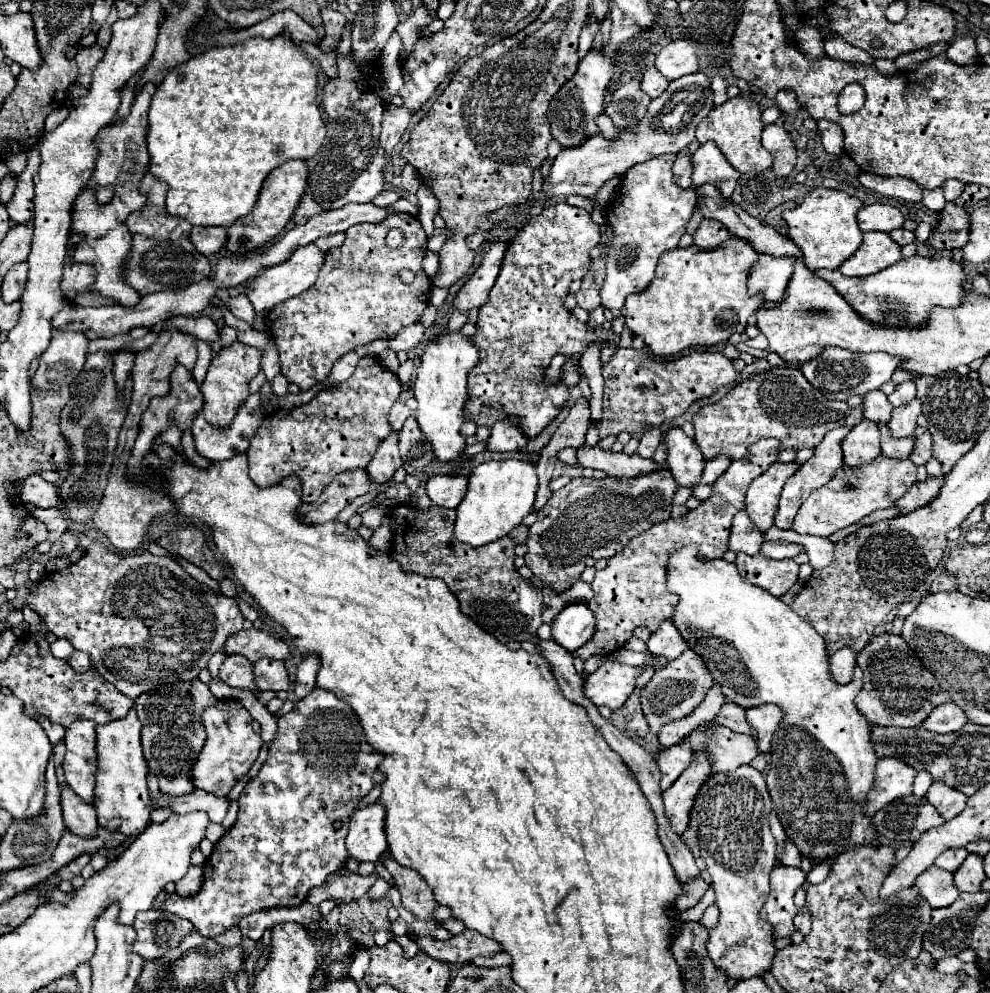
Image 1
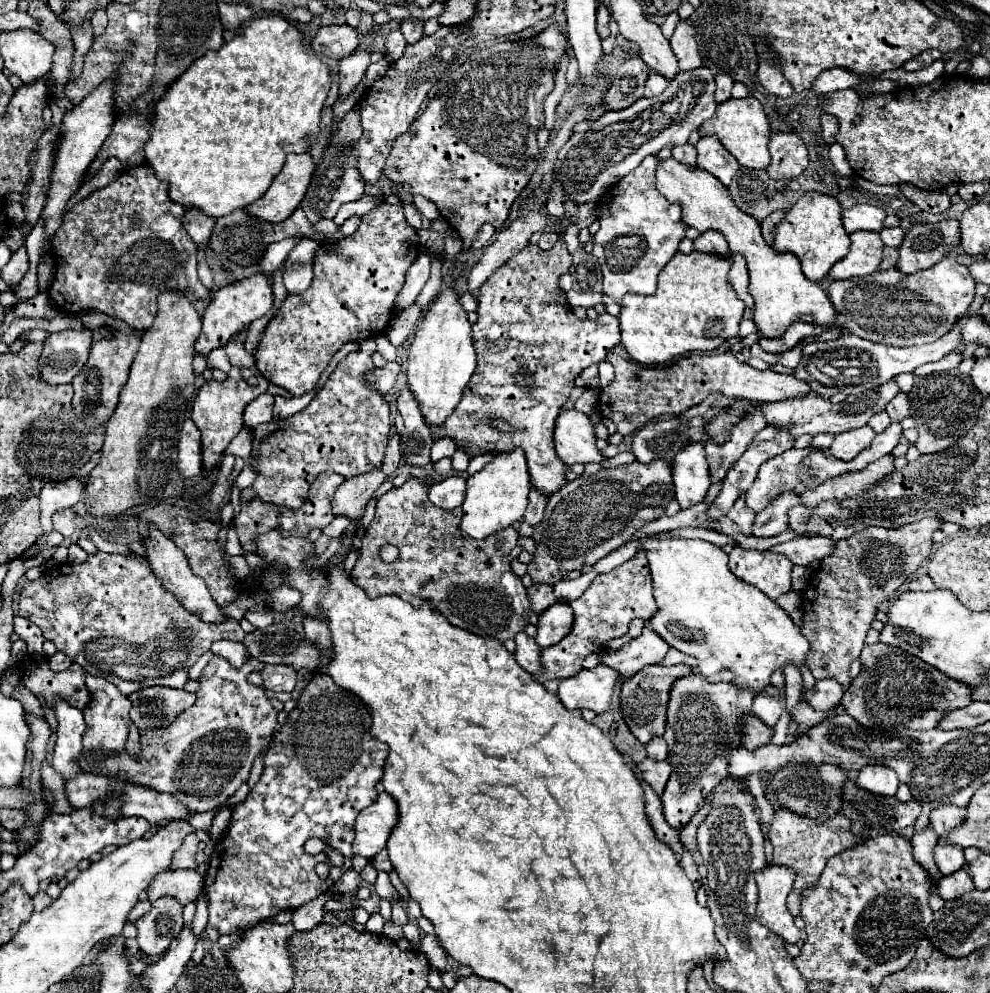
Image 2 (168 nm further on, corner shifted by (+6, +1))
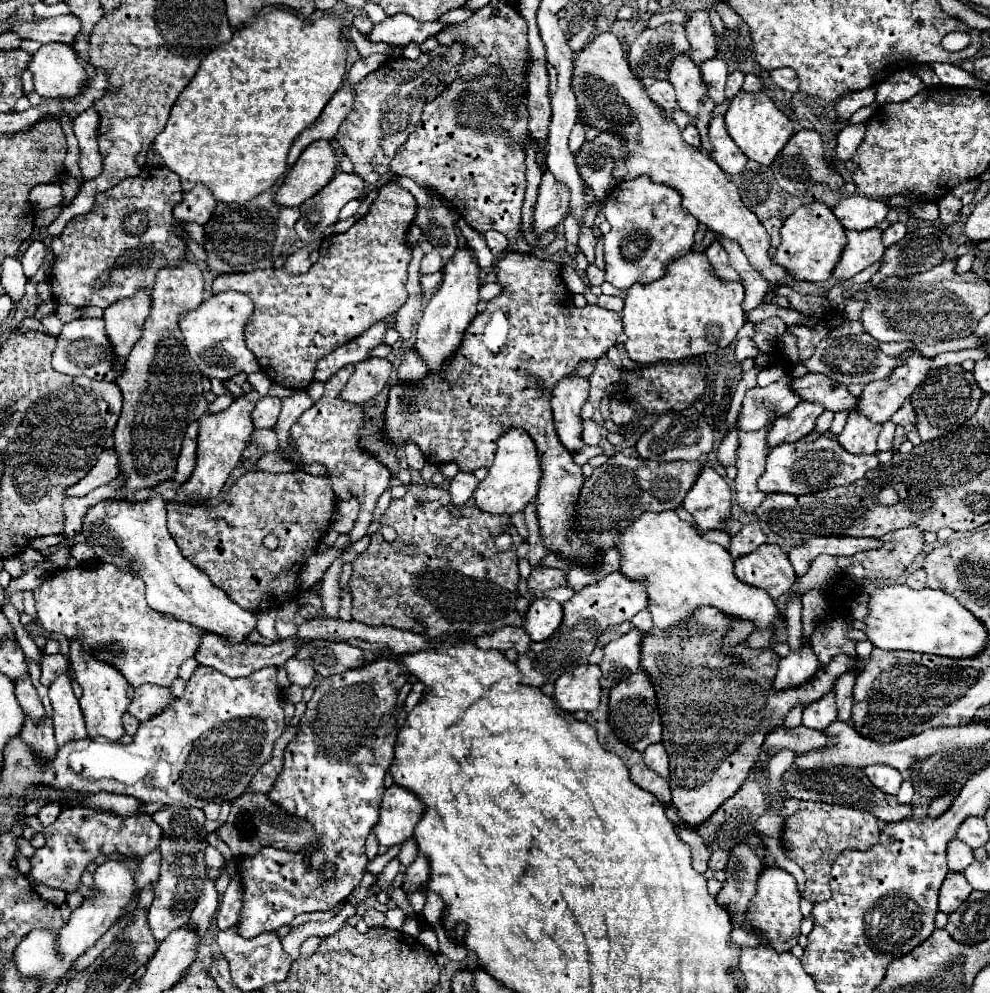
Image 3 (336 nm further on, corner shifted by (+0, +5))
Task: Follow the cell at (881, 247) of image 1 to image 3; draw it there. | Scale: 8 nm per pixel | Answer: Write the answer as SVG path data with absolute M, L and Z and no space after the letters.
M872 227L864 231L846 231L848 245L834 269L834 277L852 279L862 269L880 261L886 247L882 243L882 229Z

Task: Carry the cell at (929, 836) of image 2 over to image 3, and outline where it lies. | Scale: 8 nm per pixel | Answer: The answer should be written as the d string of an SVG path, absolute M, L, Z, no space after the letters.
M954 795L936 797L936 799L930 803L930 807L928 807L928 817L930 817L930 819L940 817L942 813L946 813L946 811L948 811L948 807L952 805L952 801L954 801Z

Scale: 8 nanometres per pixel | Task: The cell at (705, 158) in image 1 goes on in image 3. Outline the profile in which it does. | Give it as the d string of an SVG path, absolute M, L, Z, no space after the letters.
M724 117L712 119L712 123L708 127L708 137L710 137L710 143L712 143L710 157L724 169L724 173L728 173L728 175L740 173L744 169L748 157L730 139L730 135L724 127Z

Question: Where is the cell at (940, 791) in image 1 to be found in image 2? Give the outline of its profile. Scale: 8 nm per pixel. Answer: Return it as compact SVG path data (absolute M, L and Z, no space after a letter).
M942 805L930 813L930 825L940 837L946 837L952 829L966 821L966 809L956 805Z

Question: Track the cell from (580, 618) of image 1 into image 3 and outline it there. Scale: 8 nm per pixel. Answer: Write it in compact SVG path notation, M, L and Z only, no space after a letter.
M542 597L530 603L530 609L524 619L524 629L528 631L532 641L544 641L560 627L562 619L564 619L562 605L554 599Z

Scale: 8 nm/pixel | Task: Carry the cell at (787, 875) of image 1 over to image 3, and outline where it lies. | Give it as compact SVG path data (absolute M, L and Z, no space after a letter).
M764 867L764 871L760 873L760 879L758 879L756 897L752 899L752 903L748 907L748 919L752 921L752 925L758 931L762 931L768 937L772 947L780 953L790 951L798 943L800 921L802 921L800 899L802 897L798 893L796 879L788 871L784 871L780 867Z

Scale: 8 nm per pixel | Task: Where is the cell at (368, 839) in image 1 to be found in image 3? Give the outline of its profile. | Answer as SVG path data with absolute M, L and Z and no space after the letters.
M392 785L384 793L380 805L380 819L374 825L372 833L376 835L380 845L400 845L402 841L412 837L412 829L416 827L416 821L420 821L422 811L424 805L420 799L412 797L412 793L408 793L406 789Z

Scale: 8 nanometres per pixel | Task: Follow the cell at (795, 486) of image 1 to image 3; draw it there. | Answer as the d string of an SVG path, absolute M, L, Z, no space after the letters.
M748 523L742 527L742 531L738 535L732 537L732 545L728 547L728 551L736 559L746 553L752 553L762 543L766 543L766 533L762 531L762 527L758 523Z

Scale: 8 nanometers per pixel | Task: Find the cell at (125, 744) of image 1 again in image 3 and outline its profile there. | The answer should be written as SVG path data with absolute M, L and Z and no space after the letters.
M70 641L70 663L72 663L72 671L76 675L76 681L82 687L82 697L80 697L80 707L86 719L86 727L88 727L88 735L90 737L106 737L110 741L120 741L124 735L124 725L122 725L122 715L130 705L128 699L128 681L122 677L122 673L94 657L90 657L88 653L84 653L80 641Z

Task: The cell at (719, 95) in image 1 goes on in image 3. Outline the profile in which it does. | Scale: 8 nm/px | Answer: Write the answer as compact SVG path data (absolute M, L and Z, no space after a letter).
M740 71L730 73L728 75L728 83L726 83L726 97L732 99L742 89L742 83L744 83L744 75Z

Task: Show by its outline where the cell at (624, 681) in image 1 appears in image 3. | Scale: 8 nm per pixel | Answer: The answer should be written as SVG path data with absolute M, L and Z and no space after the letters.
M580 665L570 673L564 673L554 683L554 699L564 711L594 711L600 705L600 677L598 665Z

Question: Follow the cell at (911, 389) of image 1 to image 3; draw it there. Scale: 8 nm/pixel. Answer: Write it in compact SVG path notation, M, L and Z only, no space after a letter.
M904 401L904 405L892 415L892 421L896 425L908 425L908 423L916 423L916 415L914 415L914 409L910 405L910 401Z

